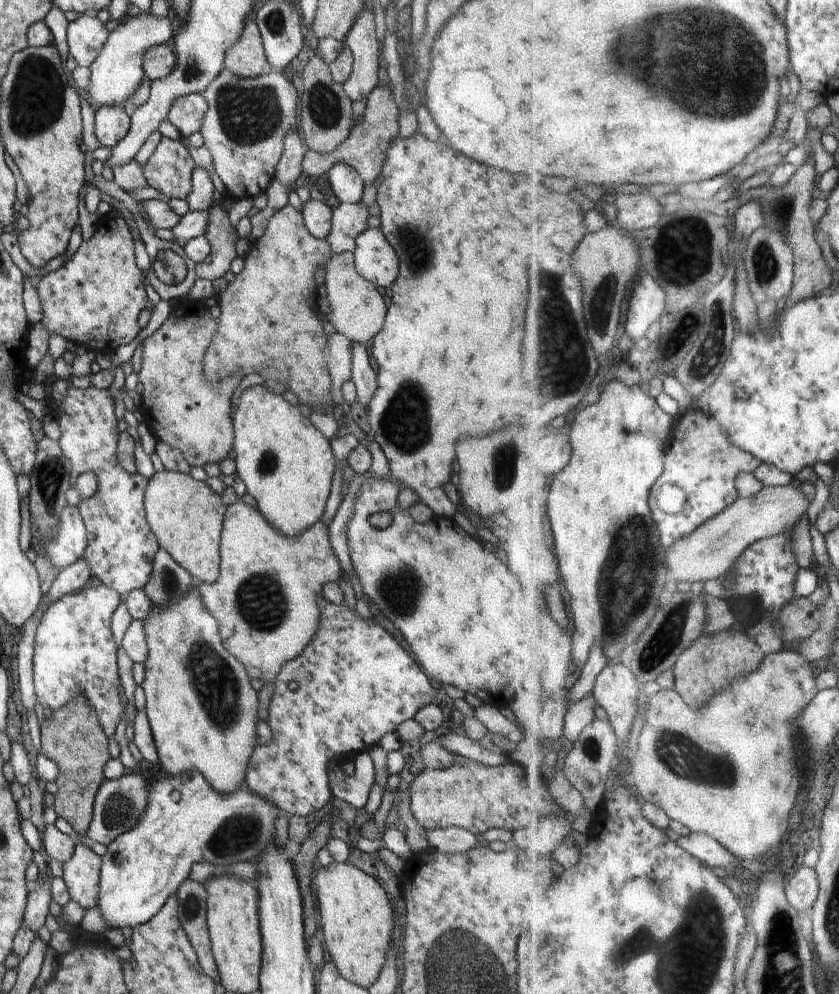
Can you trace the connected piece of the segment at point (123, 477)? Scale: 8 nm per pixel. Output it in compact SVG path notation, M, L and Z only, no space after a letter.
M70 376L68 380L68 392L66 392L66 396L64 396L64 399L62 402L58 403L53 400L53 398L46 396L44 399L48 403L48 411L49 413L55 417L56 422L60 425L60 432L62 433L62 437L57 442L59 445L60 451L62 452L62 455L70 462L71 470L70 470L70 485L71 487L74 487L76 485L76 480L78 479L78 476L80 474L83 474L84 472L94 472L97 477L98 482L98 490L96 490L96 493L93 496L90 496L90 498L84 498L82 500L82 503L79 505L79 512L82 516L83 522L85 523L85 526L88 530L88 537L87 537L87 546L86 551L83 555L83 560L86 562L86 565L88 566L90 575L92 577L98 578L100 582L102 582L102 585L105 585L106 587L109 587L111 590L114 590L121 598L125 598L130 592L138 591L141 589L144 589L144 586L146 586L147 581L151 578L152 572L153 572L153 561L155 558L155 555L158 553L158 550L161 548L159 546L159 543L157 542L157 539L155 538L155 535L152 533L152 530L150 529L150 526L148 525L147 519L146 519L146 512L145 512L145 505L144 505L144 498L145 498L145 491L148 485L149 480L146 478L143 478L139 473L136 475L130 475L128 472L125 472L118 463L117 460L117 447L119 442L119 432L117 431L118 427L118 420L116 419L115 414L115 401L112 400L110 397L110 392L106 390L101 390L95 387L90 386L89 388L86 388L86 390L80 390L78 388L75 388L71 384L71 379L74 376Z

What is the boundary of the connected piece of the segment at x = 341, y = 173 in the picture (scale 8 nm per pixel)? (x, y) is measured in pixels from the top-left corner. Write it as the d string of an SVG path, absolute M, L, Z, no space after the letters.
M338 162L328 172L328 182L340 203L357 204L363 197L363 186L358 172L346 162Z

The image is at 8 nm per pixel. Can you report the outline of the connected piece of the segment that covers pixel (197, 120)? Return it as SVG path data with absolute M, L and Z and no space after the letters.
M200 93L181 97L174 102L169 111L170 122L184 137L189 137L201 130L201 125L207 112L206 100Z

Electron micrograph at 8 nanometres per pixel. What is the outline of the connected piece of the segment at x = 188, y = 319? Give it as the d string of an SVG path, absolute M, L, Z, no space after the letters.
M181 300L172 308L164 324L142 342L144 352L139 382L144 387L144 393L141 394L142 408L148 414L144 416L144 424L150 430L158 432L157 439L164 440L172 448L178 448L192 467L204 467L209 463L220 464L227 458L235 440L230 413L233 406L232 397L243 380L243 374L229 375L217 383L212 383L207 381L203 366L205 353L218 331L218 326L218 319L213 318L210 308L206 307L203 301Z

